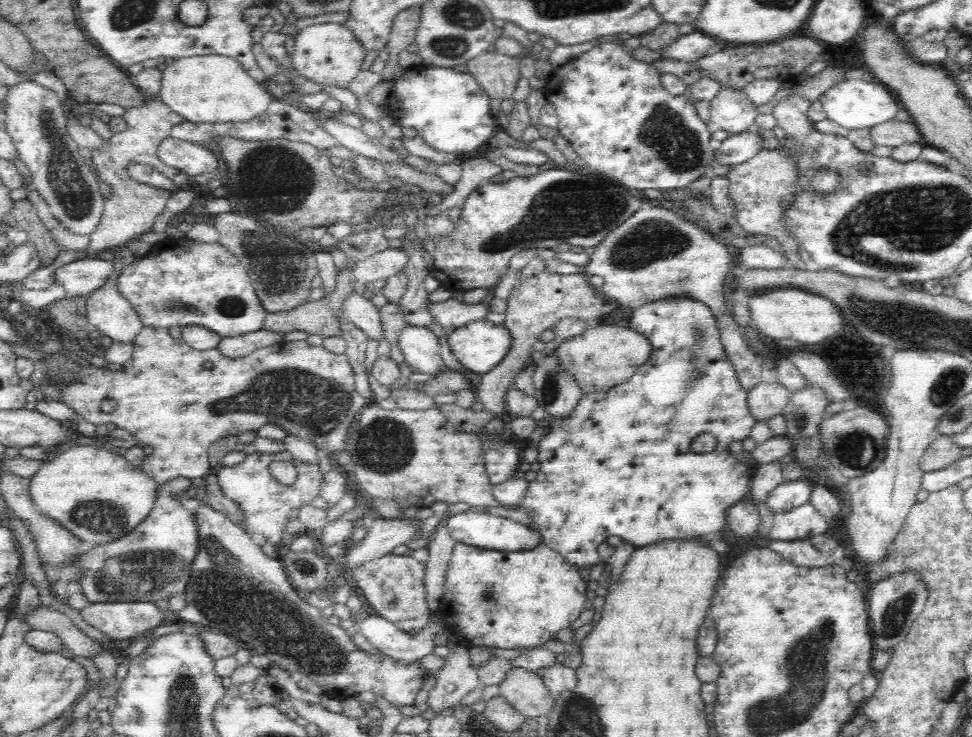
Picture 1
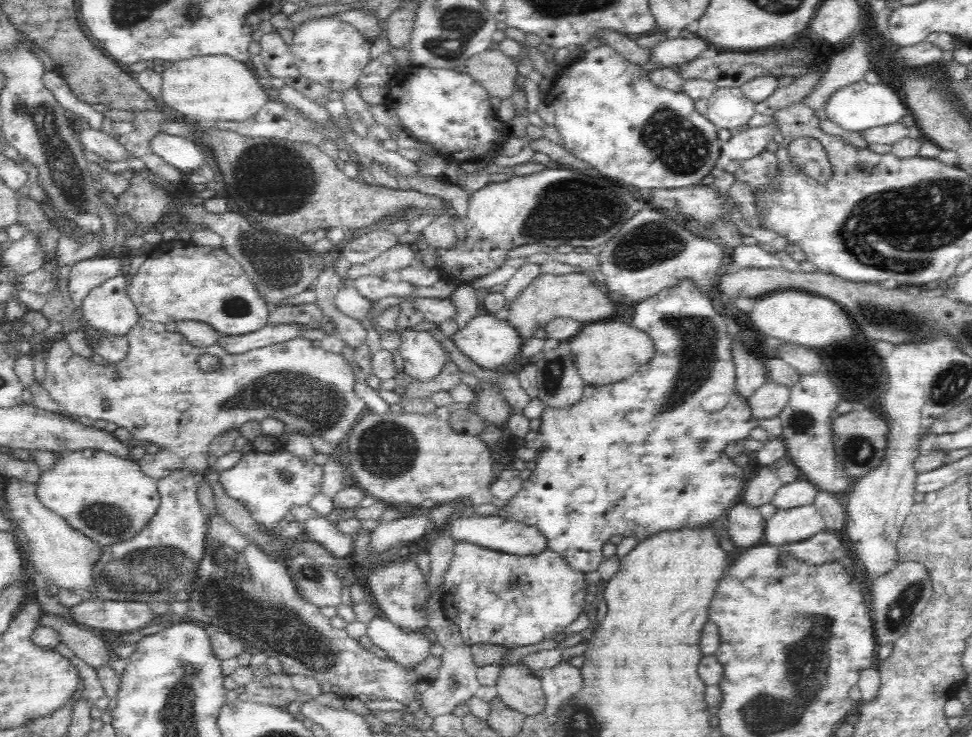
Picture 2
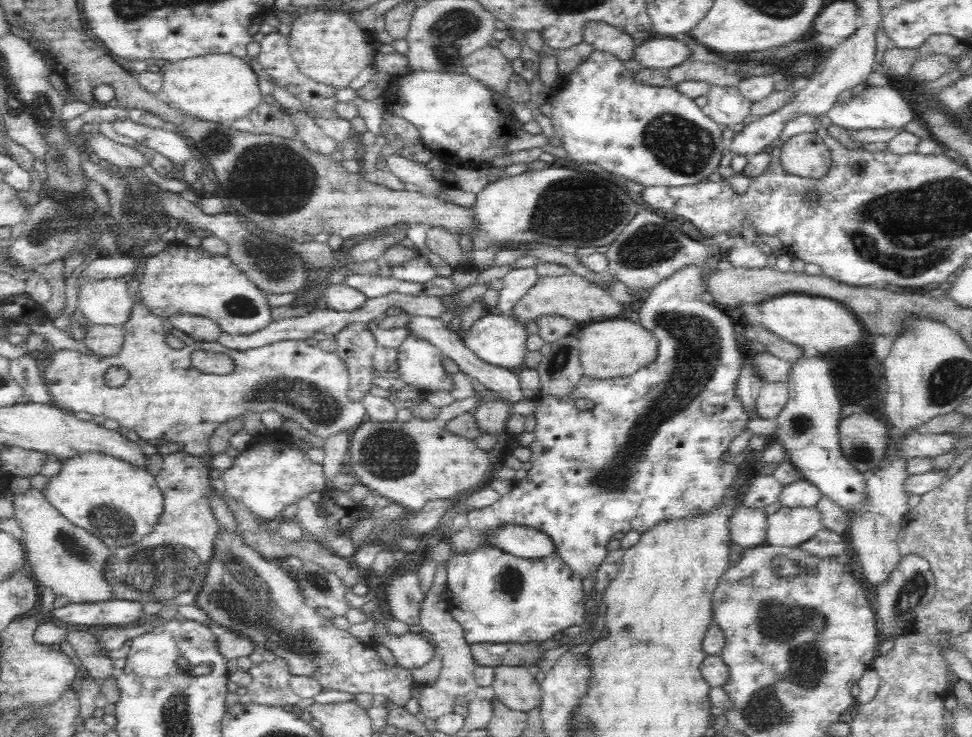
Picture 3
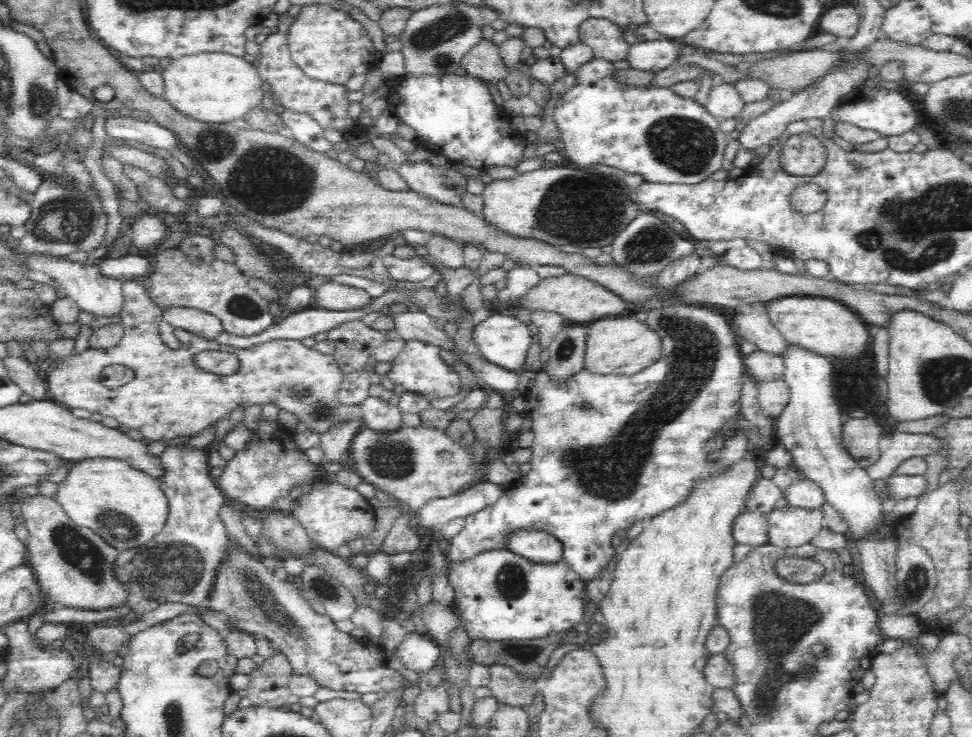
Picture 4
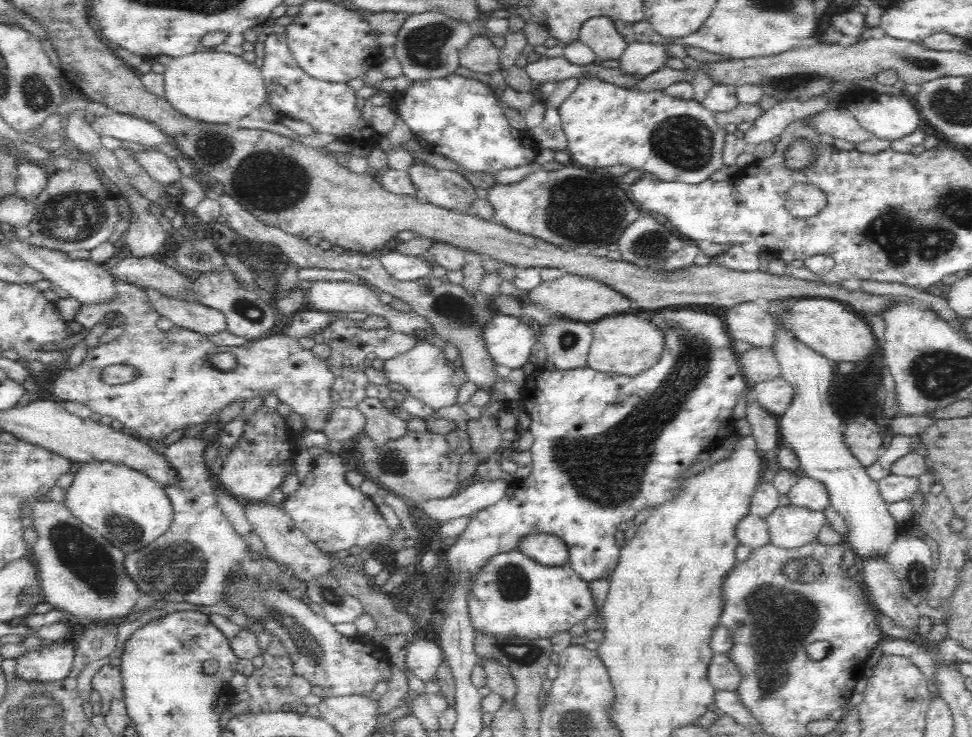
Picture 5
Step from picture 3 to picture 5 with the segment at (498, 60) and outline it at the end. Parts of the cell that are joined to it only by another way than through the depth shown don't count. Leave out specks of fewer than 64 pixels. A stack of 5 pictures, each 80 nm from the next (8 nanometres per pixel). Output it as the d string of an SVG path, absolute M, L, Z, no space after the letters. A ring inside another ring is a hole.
M471 35L460 50L458 50L459 66L472 72L490 74L500 69L498 65L499 49L492 40L484 35Z

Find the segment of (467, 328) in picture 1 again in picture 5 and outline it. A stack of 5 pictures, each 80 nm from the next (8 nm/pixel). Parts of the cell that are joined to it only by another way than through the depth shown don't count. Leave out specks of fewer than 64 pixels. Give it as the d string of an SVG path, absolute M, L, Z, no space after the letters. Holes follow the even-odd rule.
M508 315L492 316L484 328L484 341L490 356L500 367L529 368L530 355L537 343L535 328L519 317Z

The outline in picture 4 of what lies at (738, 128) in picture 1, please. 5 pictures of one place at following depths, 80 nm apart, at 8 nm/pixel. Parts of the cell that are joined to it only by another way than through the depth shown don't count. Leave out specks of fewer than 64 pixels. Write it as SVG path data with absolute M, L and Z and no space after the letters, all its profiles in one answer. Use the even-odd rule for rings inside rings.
M733 83L712 86L709 97L703 107L719 123L740 114L743 102Z

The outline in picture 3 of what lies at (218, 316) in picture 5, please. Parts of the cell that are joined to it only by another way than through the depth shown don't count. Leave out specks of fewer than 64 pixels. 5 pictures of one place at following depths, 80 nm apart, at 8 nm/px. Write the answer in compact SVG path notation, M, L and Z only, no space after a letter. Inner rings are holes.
M180 313L168 316L167 319L173 329L184 332L196 341L218 341L218 338L223 334L217 322L207 316Z

